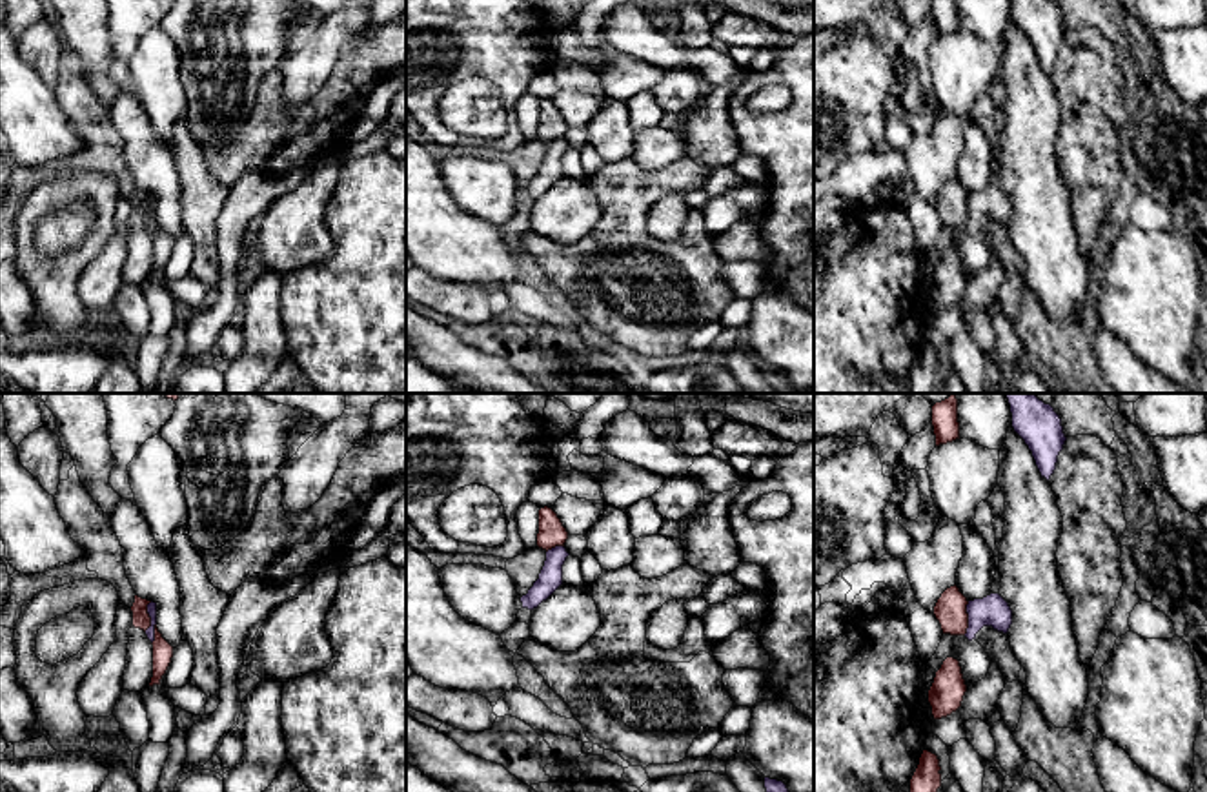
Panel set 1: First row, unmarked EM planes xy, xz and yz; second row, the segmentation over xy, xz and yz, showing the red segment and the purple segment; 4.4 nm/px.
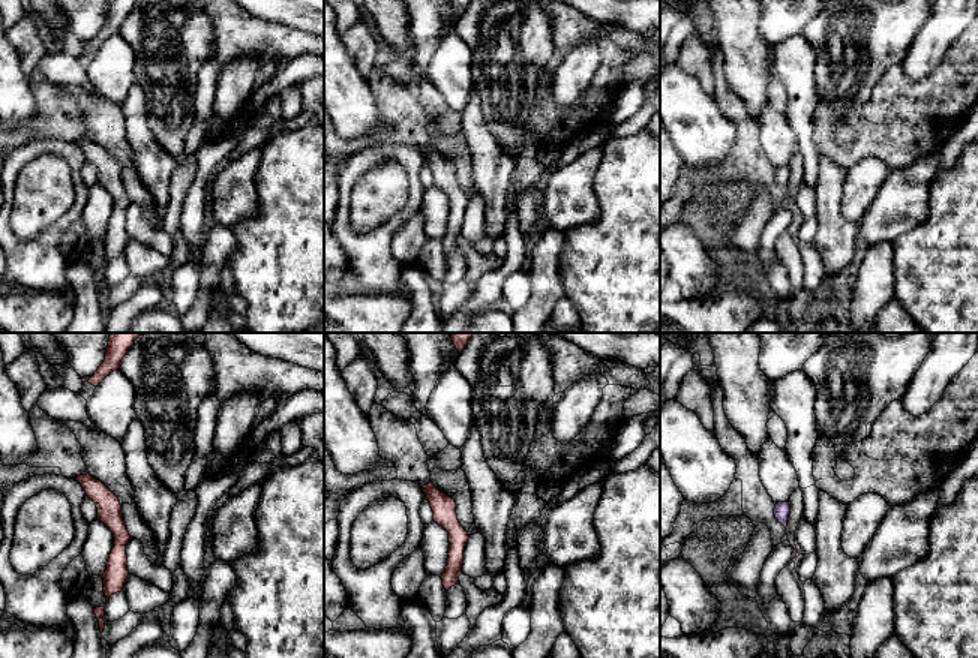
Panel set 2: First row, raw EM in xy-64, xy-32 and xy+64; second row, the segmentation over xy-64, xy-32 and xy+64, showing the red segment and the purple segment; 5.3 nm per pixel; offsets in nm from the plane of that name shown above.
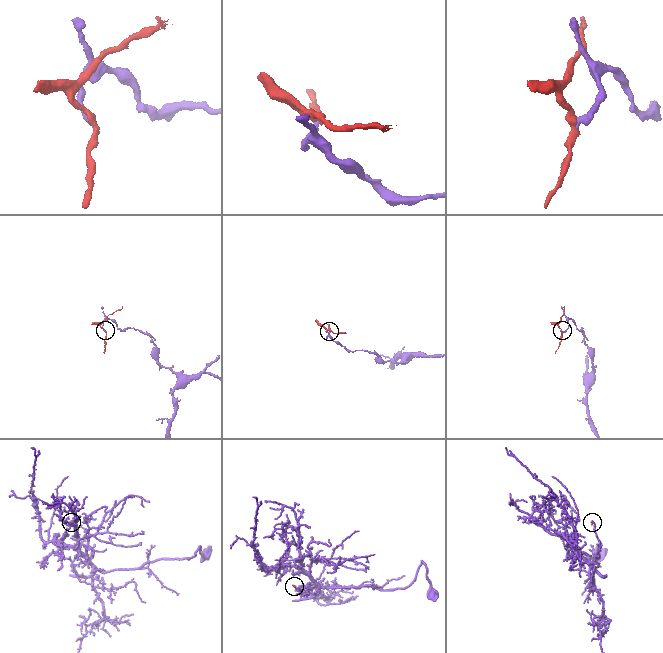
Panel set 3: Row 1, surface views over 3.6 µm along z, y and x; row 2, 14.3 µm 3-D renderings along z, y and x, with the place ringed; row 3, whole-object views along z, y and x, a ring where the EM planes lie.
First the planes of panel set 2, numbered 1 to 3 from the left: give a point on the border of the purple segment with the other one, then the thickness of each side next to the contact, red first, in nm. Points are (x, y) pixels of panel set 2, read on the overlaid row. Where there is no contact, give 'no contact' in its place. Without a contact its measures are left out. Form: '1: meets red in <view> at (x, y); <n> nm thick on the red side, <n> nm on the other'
1: no contact
2: no contact
3: no contact

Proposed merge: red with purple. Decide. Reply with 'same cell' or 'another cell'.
another cell

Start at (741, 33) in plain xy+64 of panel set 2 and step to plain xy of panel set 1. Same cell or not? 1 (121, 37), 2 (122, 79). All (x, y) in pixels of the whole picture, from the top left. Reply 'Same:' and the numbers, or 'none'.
Same: none

